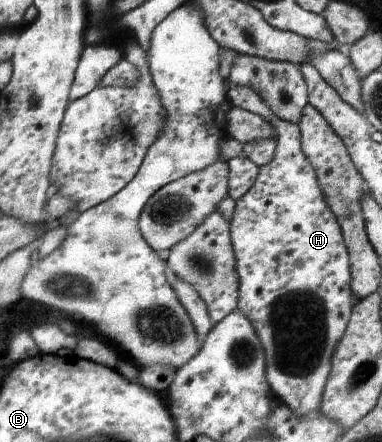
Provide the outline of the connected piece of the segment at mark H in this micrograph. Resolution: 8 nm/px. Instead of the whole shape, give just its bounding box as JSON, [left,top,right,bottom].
[226,84,352,417]

